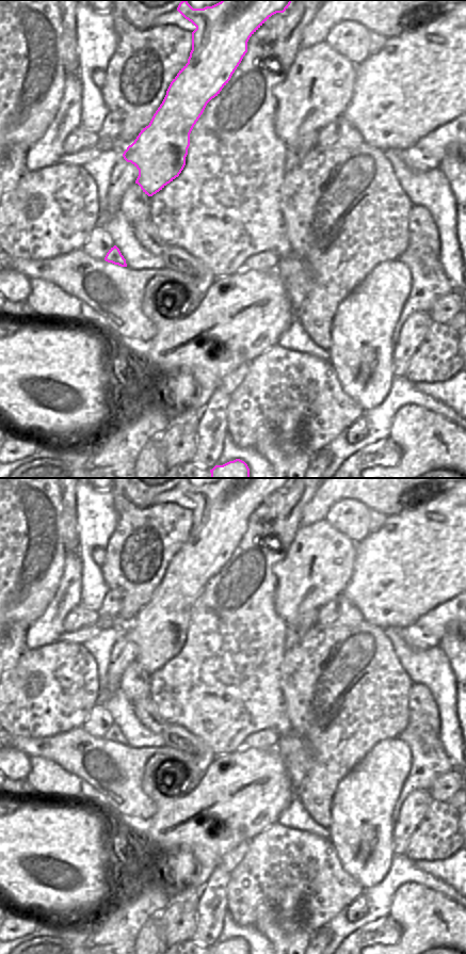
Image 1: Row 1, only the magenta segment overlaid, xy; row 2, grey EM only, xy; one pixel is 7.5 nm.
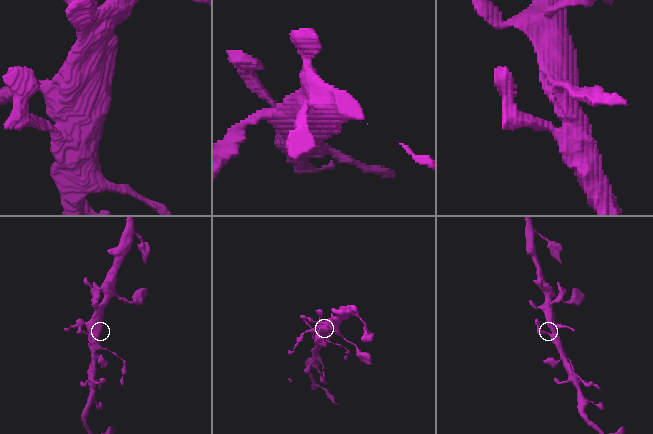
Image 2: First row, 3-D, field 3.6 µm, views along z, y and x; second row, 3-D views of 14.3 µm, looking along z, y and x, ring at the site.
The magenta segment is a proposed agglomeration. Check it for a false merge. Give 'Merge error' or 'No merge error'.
No merge error.

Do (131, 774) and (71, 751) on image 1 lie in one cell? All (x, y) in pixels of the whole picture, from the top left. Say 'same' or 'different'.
same

